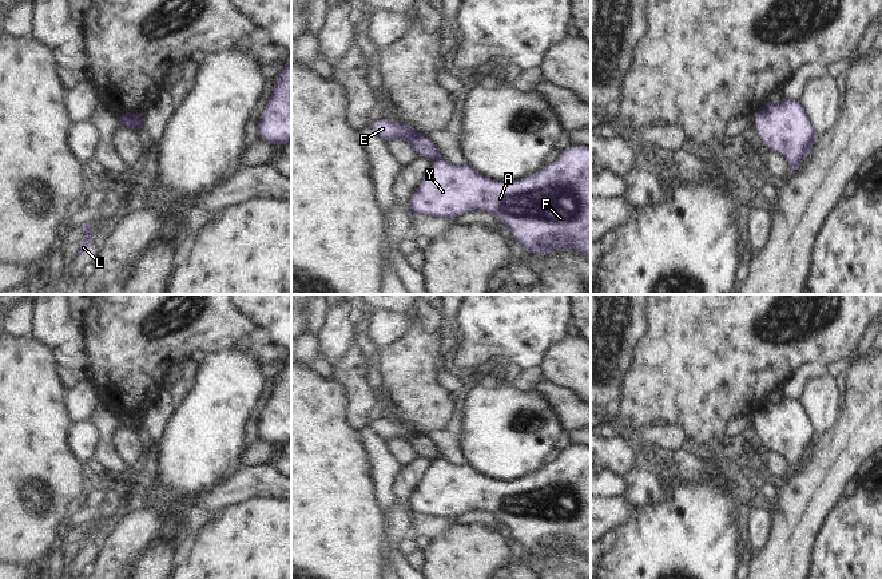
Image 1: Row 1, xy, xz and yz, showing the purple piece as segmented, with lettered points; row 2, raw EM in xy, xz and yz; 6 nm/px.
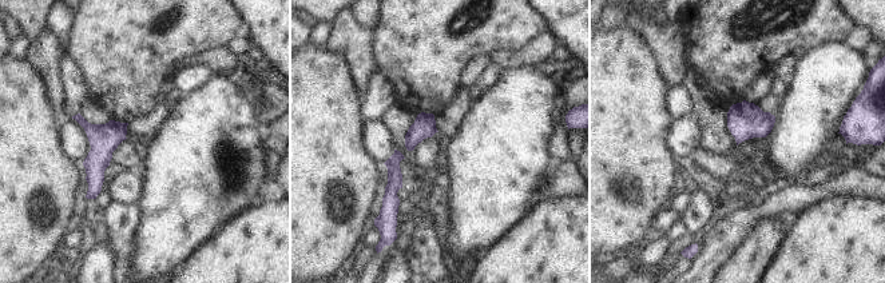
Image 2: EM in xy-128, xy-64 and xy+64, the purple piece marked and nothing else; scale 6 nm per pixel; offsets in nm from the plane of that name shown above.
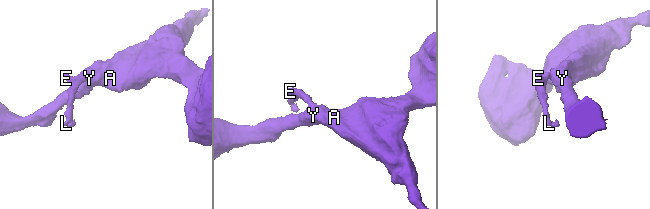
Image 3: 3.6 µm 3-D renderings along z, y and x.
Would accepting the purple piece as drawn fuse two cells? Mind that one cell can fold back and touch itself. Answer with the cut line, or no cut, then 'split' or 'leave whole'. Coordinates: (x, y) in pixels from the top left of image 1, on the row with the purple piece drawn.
xz (440, 157), (436, 161) | split

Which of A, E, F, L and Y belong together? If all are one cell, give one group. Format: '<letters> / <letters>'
A F Y / E L

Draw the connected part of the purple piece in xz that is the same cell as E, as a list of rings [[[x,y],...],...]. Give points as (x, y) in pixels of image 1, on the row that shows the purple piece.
[[[381,119],[373,123],[374,131],[386,140],[405,140],[420,156],[437,160],[441,154],[437,146],[426,135],[408,127],[402,123],[394,123],[388,119]]]

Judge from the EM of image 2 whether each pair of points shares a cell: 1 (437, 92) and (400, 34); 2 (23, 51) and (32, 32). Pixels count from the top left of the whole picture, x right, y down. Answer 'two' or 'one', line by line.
1: one
2: two

